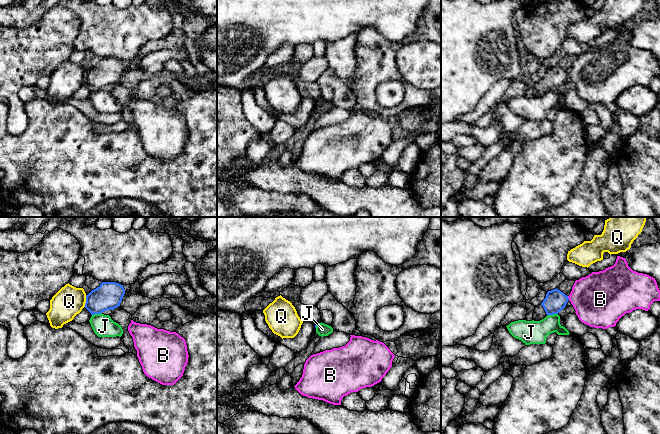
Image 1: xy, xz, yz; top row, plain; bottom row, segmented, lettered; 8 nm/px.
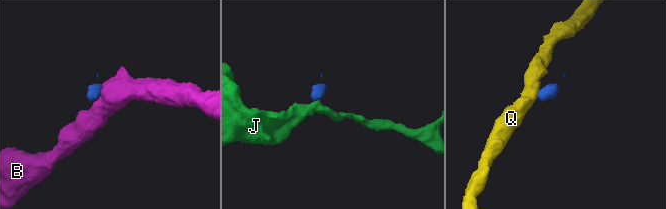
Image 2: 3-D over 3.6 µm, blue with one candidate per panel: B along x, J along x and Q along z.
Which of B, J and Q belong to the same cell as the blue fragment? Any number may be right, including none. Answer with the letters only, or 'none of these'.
none of these

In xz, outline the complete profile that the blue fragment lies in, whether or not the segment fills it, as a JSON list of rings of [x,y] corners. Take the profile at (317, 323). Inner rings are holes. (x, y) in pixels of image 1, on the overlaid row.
[[[290,284],[280,292],[280,295],[292,303],[303,322],[310,322],[316,328],[322,322],[320,310],[316,306],[307,306],[301,303],[300,295],[302,289],[303,287]]]

